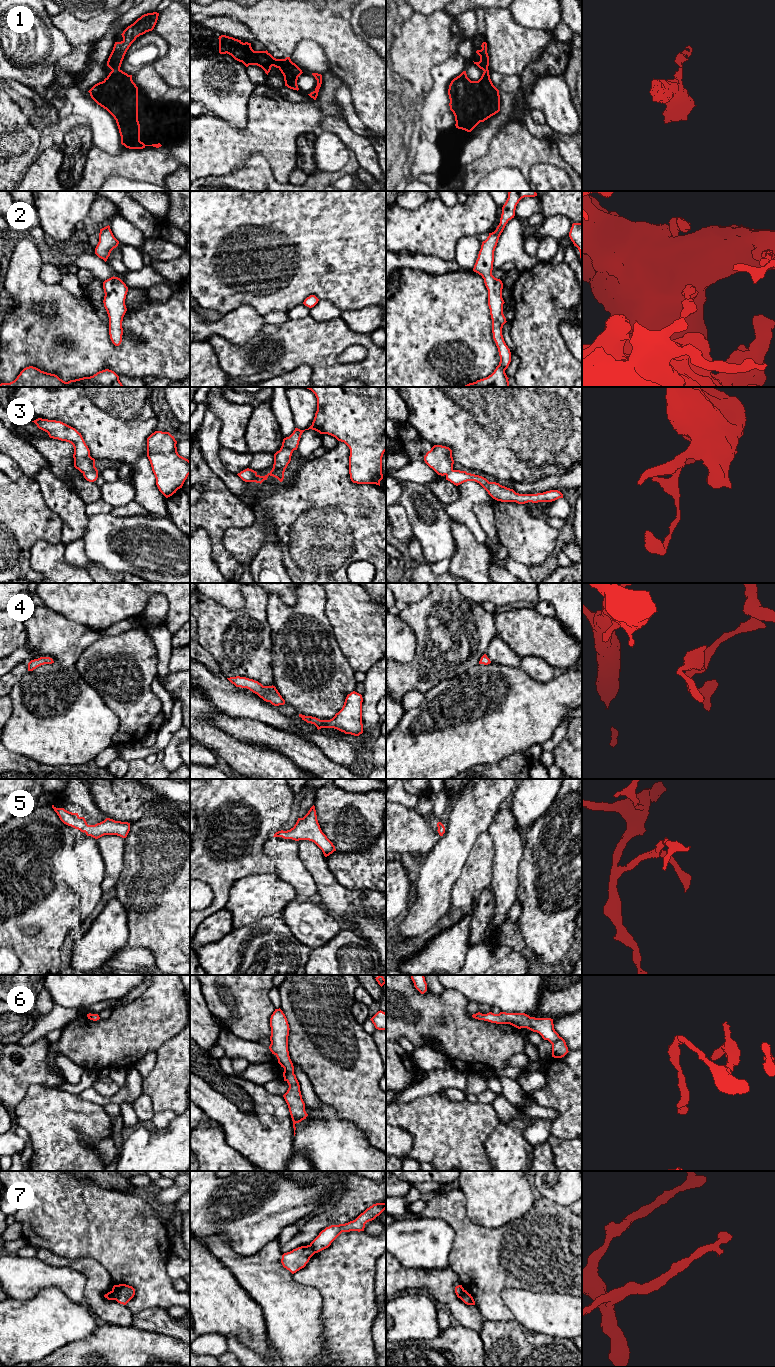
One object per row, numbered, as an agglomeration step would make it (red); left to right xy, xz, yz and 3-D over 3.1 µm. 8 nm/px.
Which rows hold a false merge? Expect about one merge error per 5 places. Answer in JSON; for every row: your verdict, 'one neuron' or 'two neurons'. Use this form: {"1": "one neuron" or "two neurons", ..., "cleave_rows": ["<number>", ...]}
{"1": "one neuron", "2": "one neuron", "3": "two neurons", "4": "one neuron", "5": "one neuron", "6": "one neuron", "7": "two neurons", "cleave_rows": ["3", "7"]}

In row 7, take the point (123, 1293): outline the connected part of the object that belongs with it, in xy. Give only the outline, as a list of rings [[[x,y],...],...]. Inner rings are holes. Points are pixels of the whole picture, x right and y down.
[[[126,1284],[114,1285],[112,1293],[115,1300],[123,1305],[126,1305],[135,1295],[135,1289]]]

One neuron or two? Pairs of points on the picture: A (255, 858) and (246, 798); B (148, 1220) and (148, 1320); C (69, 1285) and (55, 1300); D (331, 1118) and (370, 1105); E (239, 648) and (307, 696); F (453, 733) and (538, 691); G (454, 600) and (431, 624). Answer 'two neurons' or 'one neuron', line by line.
A: one neuron
B: two neurons
C: two neurons
D: two neurons
E: two neurons
F: one neuron
G: one neuron

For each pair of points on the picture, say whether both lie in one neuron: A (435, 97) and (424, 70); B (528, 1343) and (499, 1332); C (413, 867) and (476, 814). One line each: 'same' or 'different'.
A: different
B: same
C: same

